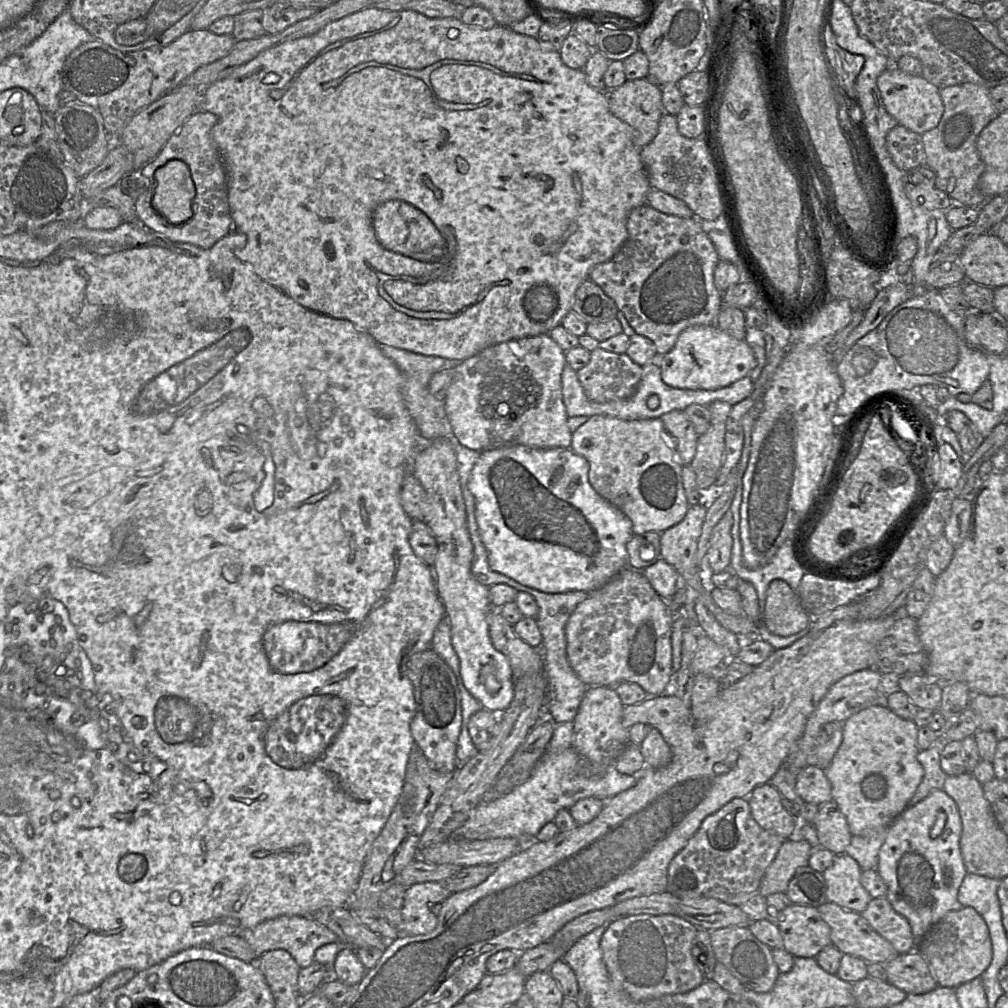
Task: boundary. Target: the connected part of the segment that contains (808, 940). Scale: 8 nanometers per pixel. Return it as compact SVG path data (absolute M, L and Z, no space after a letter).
M790 904L784 909L777 924L783 938L783 949L794 957L815 958L831 944L830 928L814 907Z

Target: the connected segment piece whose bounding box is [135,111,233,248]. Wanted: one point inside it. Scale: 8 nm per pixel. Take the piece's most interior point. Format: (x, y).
(192, 143)

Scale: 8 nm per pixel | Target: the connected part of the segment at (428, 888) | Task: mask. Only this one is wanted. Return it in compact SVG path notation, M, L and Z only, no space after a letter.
M438 881L415 883L403 894L400 934L422 935L432 932L437 926L439 905L451 894Z

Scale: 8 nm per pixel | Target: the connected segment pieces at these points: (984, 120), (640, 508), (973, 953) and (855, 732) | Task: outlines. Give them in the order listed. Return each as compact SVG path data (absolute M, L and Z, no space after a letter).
M974 83L957 84L940 89L940 96L944 104L941 120L935 128L921 135L925 150L925 163L935 170L936 185L947 192L953 204L978 208L993 197L987 197L979 187L979 179L985 170L985 164L980 157L976 142L981 131L1000 113L992 102L990 89Z
M594 415L588 417L587 421L572 433L570 449L575 454L588 461L588 480L590 485L602 499L619 509L630 519L634 535L639 535L649 531L662 533L668 528L678 524L685 517L689 508L689 503L687 501L682 482L683 465L676 456L676 443L672 439L671 435L665 430L664 423L660 418L626 421L609 415Z
M971 907L950 911L936 922L916 944L919 952L929 965L938 986L956 988L981 976L992 961L992 943L988 927L982 916Z
M886 704L855 713L842 723L843 740L824 770L831 784L832 800L844 814L853 836L888 829L908 807L924 776L917 759L919 727L897 716Z

